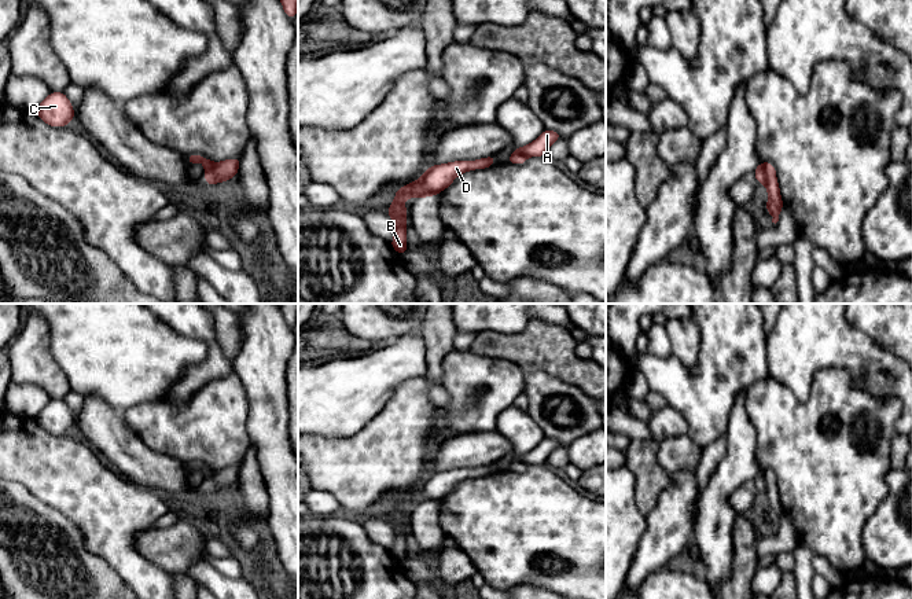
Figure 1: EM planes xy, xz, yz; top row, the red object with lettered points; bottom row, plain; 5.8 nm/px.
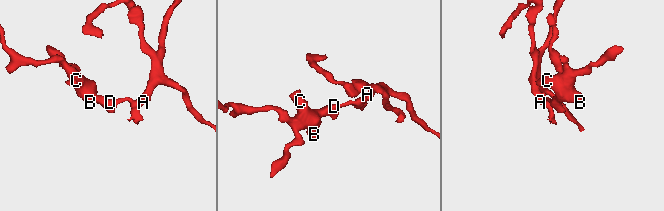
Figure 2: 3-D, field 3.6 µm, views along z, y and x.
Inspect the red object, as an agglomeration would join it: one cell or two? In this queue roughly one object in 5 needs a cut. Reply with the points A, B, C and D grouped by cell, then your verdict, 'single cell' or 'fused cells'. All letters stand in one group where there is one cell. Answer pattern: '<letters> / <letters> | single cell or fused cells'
A / B C D | fused cells

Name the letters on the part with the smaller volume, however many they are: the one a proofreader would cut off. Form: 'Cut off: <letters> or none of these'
Cut off: B, C, D

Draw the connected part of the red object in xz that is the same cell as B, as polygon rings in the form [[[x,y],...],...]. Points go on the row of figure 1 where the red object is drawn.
[[[496,155],[481,158],[477,161],[455,161],[442,165],[434,165],[426,169],[423,176],[396,190],[396,198],[387,209],[387,216],[394,223],[394,236],[391,247],[401,256],[408,250],[407,245],[407,207],[405,198],[435,196],[464,172],[475,169],[486,169],[494,165]]]

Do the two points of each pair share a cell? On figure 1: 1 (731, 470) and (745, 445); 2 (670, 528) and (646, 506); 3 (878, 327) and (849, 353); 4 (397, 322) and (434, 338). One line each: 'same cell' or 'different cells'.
1: same cell
2: different cells
3: different cells
4: different cells

